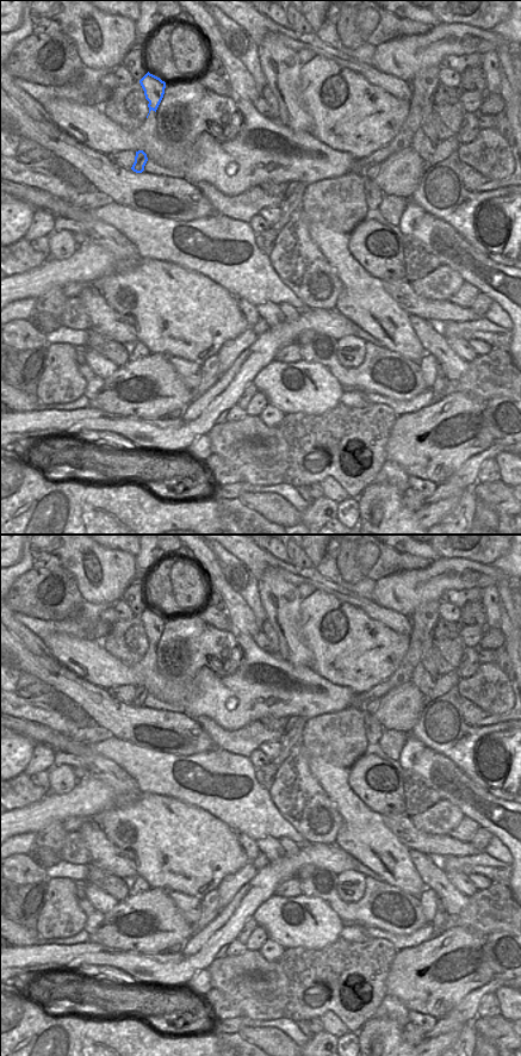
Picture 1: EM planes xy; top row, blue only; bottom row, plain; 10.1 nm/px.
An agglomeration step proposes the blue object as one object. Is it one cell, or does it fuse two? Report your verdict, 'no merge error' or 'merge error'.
merge error

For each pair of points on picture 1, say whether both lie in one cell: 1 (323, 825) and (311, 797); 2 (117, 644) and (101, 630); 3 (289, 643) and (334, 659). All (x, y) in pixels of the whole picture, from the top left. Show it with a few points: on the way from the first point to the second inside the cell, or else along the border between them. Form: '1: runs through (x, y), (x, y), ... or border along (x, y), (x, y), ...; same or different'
1: runs through (316, 817), (311, 813), (311, 804); same
2: border along (99, 618), (111, 625), (111, 630), (101, 640); different
3: border along (301, 625), (306, 646), (311, 652), (310, 665); different

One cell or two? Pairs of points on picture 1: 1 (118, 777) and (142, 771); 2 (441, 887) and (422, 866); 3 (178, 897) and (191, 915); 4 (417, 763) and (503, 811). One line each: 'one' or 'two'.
1: two
2: one
3: one
4: one

